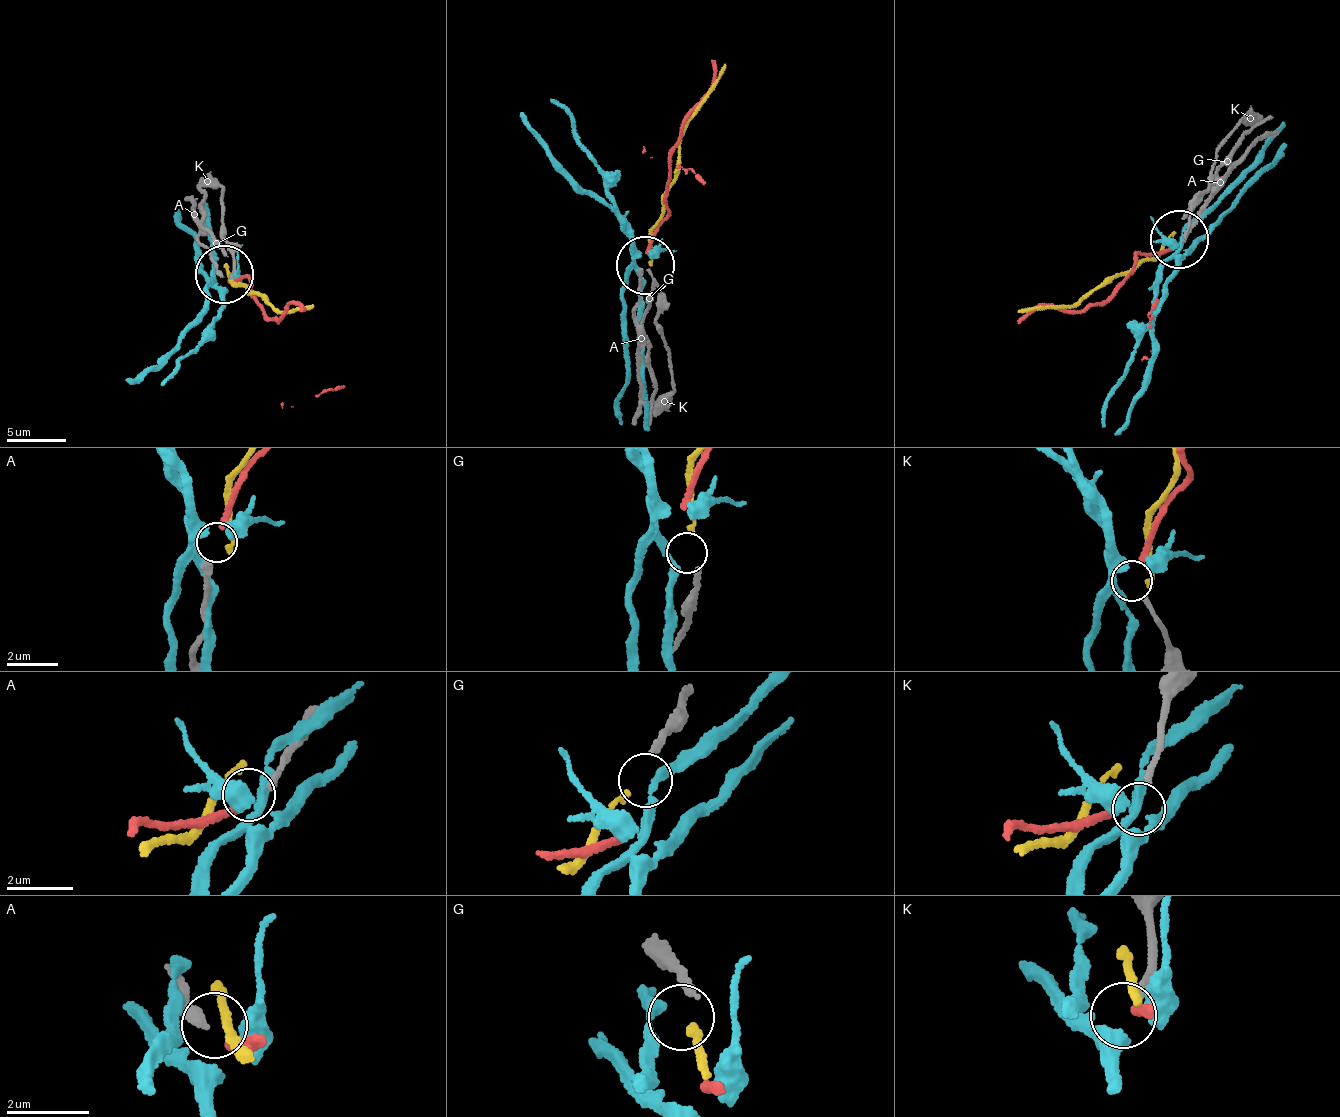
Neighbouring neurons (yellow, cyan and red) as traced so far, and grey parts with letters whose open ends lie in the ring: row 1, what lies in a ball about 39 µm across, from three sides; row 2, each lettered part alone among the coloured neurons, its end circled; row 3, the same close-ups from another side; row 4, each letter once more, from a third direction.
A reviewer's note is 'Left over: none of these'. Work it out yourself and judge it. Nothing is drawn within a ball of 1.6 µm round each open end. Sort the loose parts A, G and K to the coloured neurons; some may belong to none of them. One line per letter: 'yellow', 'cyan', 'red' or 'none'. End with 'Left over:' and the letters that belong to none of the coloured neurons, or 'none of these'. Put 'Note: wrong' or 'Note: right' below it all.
A: red
G: yellow
K: cyan
Left over: none of these
Note: right

